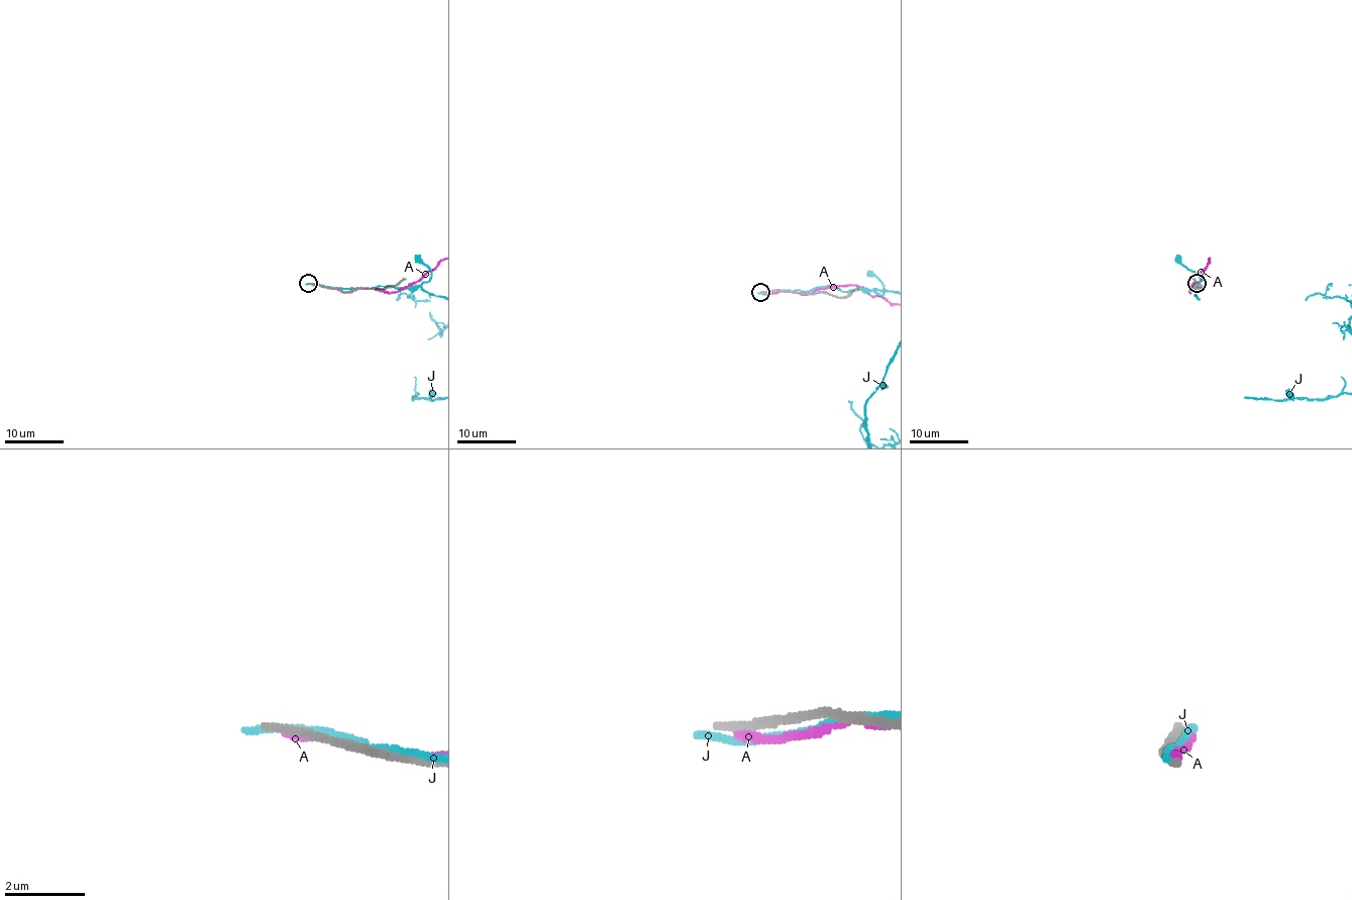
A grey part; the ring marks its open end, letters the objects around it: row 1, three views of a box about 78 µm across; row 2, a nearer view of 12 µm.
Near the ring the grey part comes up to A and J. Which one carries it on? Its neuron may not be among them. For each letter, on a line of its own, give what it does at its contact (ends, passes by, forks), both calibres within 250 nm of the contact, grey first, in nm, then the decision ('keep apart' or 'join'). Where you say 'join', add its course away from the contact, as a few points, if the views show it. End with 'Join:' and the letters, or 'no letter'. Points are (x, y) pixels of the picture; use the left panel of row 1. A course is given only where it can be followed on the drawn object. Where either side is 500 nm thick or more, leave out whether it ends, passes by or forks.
A: it ends; calibres 280 and 240 nm; keep apart
J: it ends; calibres 280 and 240 nm; keep apart
Join: no letter

